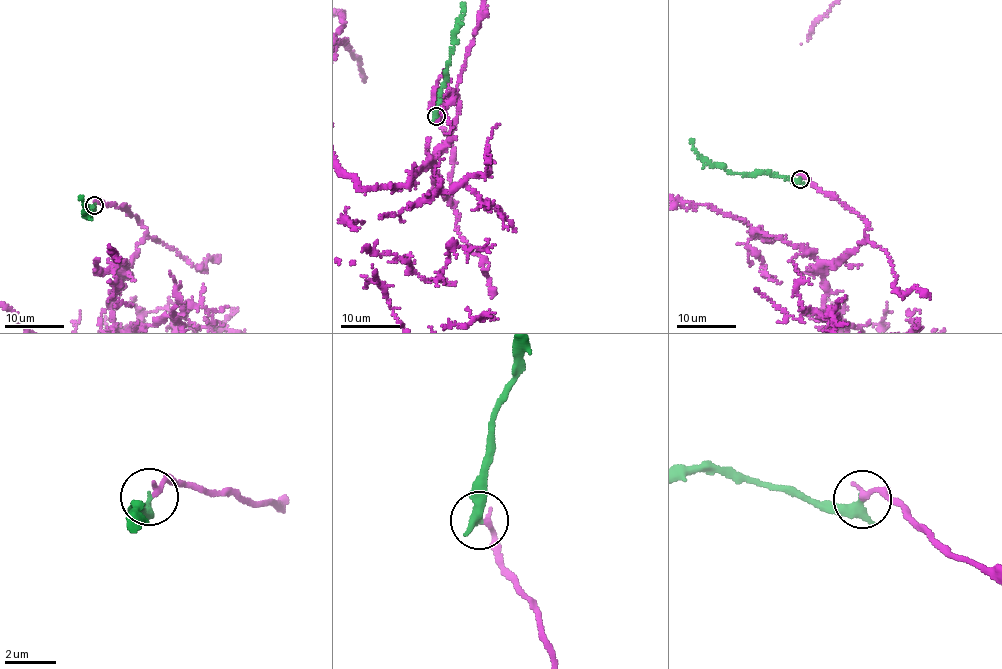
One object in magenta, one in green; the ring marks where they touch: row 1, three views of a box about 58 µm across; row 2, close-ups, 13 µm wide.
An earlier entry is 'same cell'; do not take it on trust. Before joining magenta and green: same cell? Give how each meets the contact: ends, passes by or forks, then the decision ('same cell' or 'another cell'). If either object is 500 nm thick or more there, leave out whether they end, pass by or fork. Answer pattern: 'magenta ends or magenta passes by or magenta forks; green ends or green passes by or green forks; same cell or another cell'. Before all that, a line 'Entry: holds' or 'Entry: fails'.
Entry: holds
magenta ends; green ends; same cell

